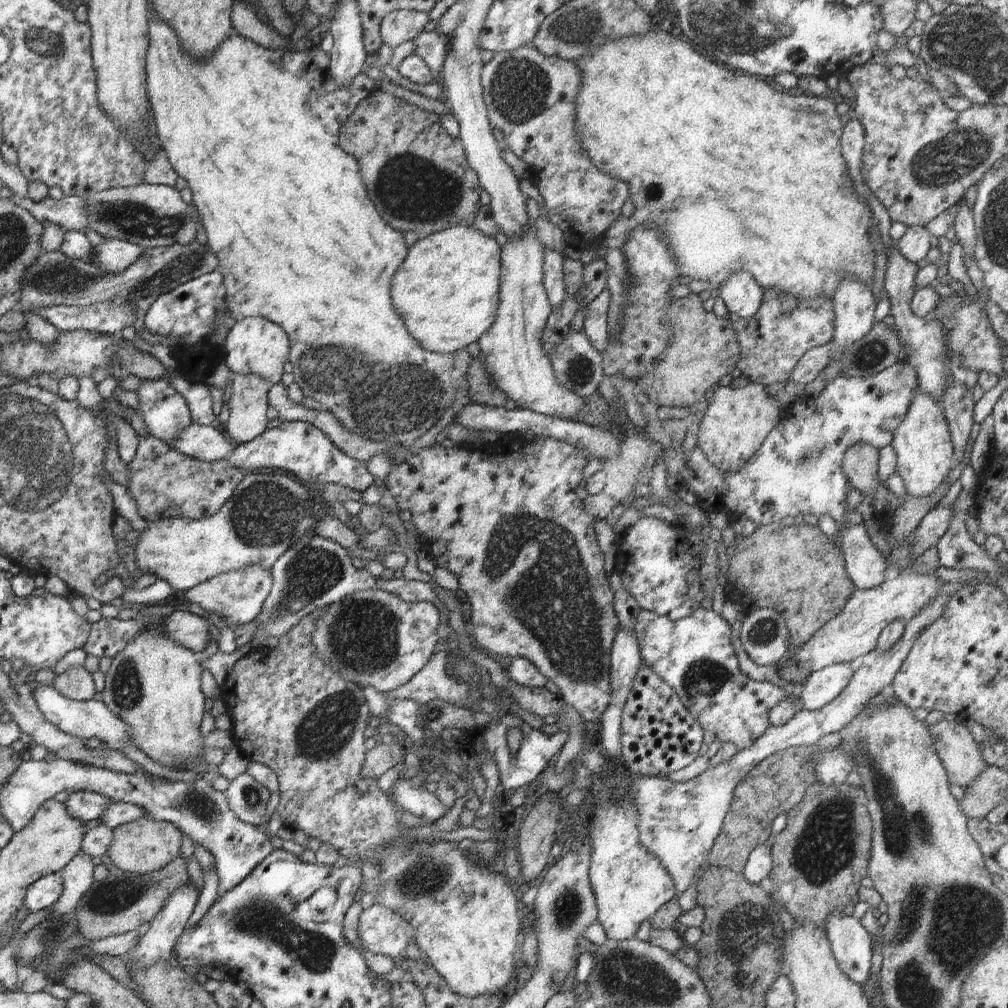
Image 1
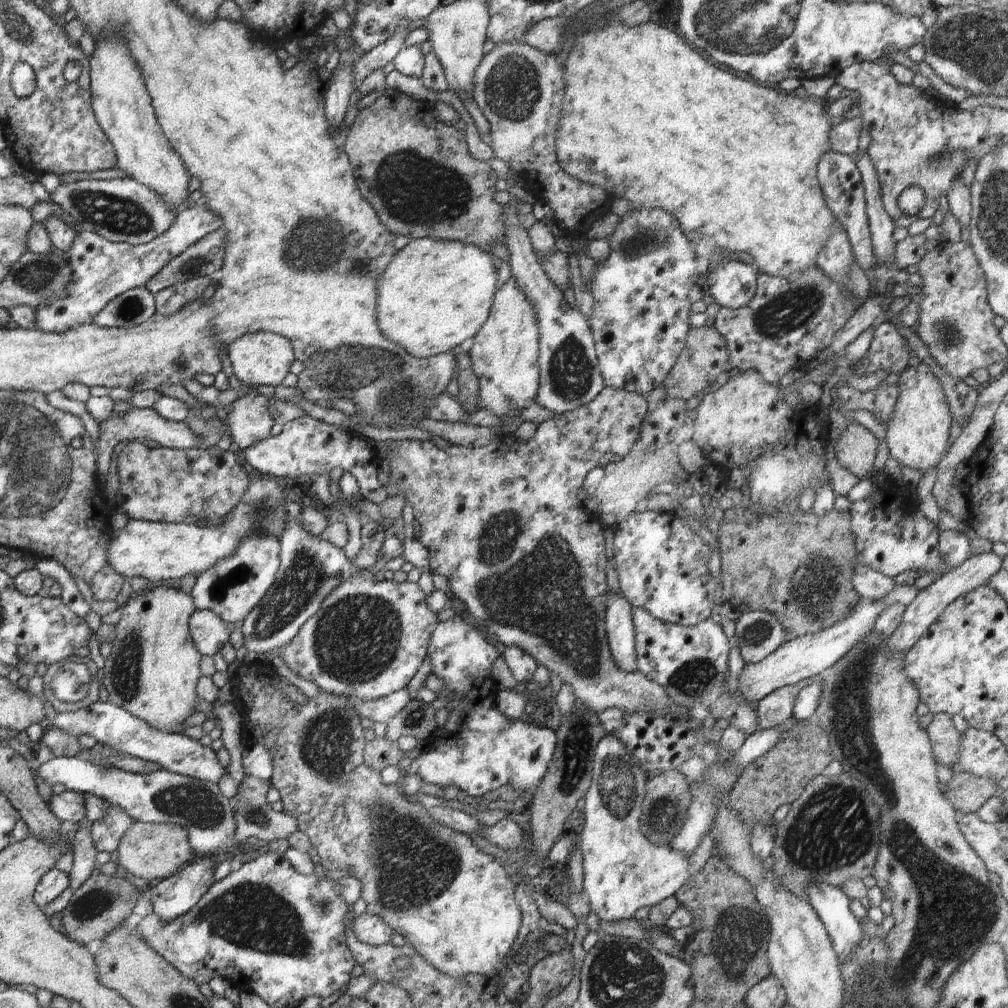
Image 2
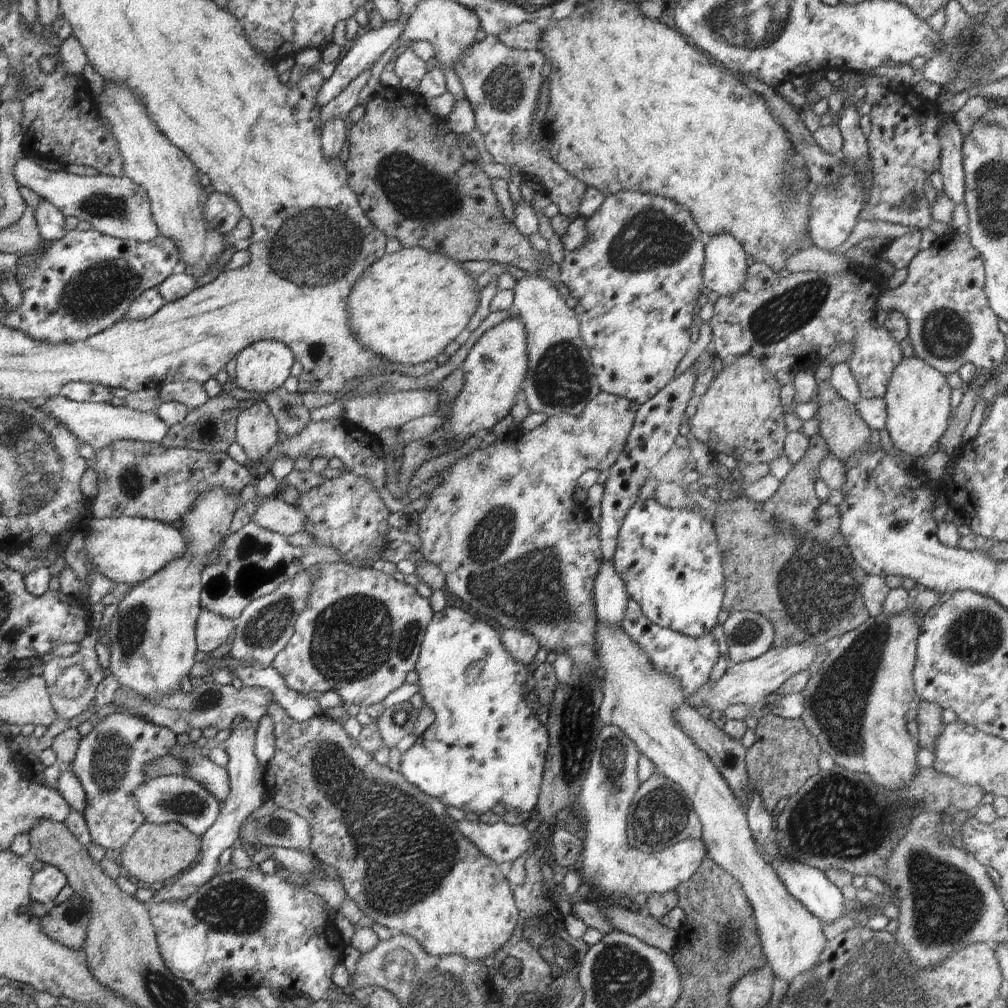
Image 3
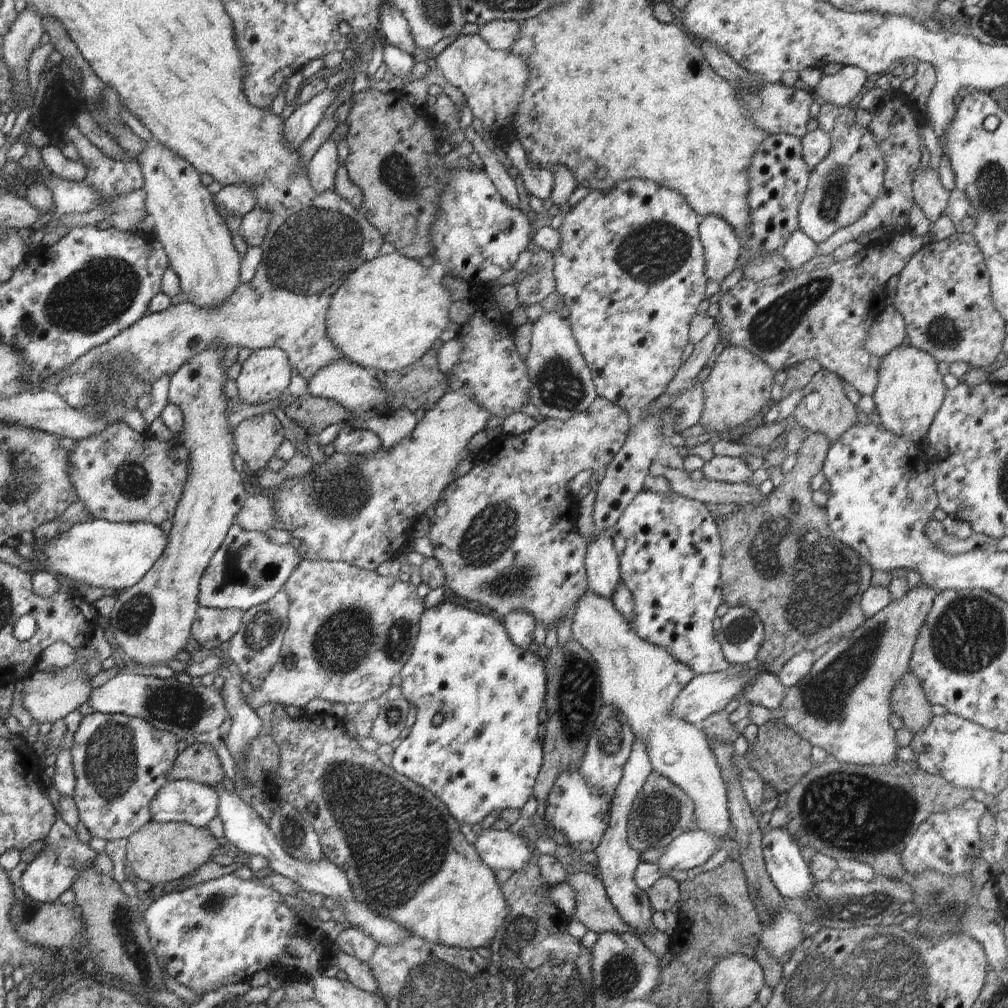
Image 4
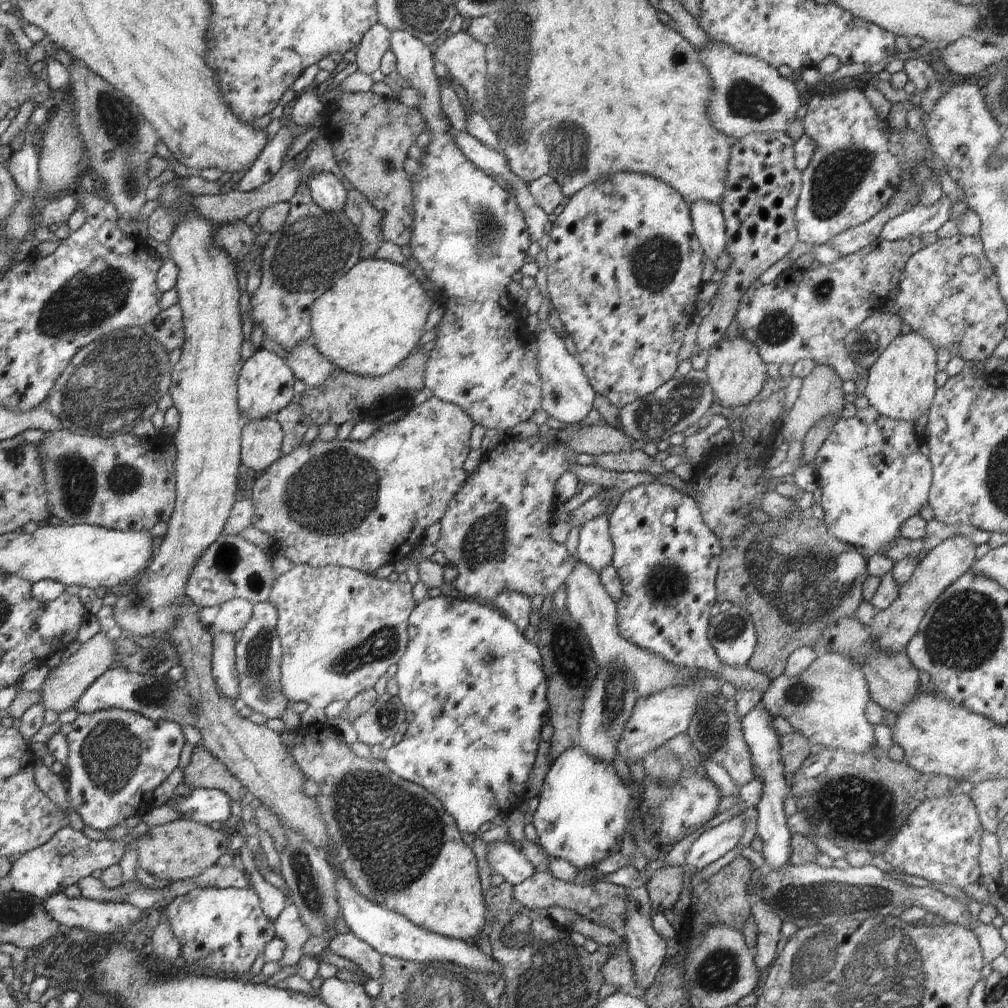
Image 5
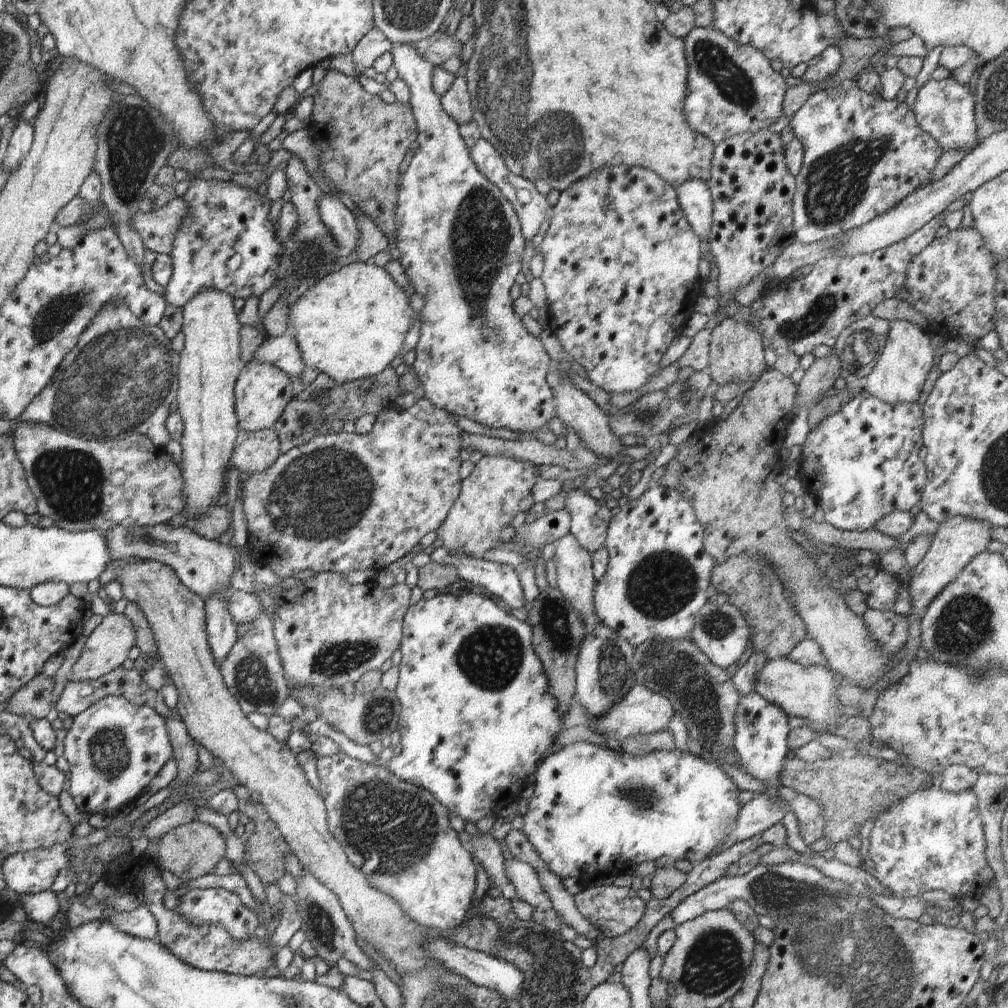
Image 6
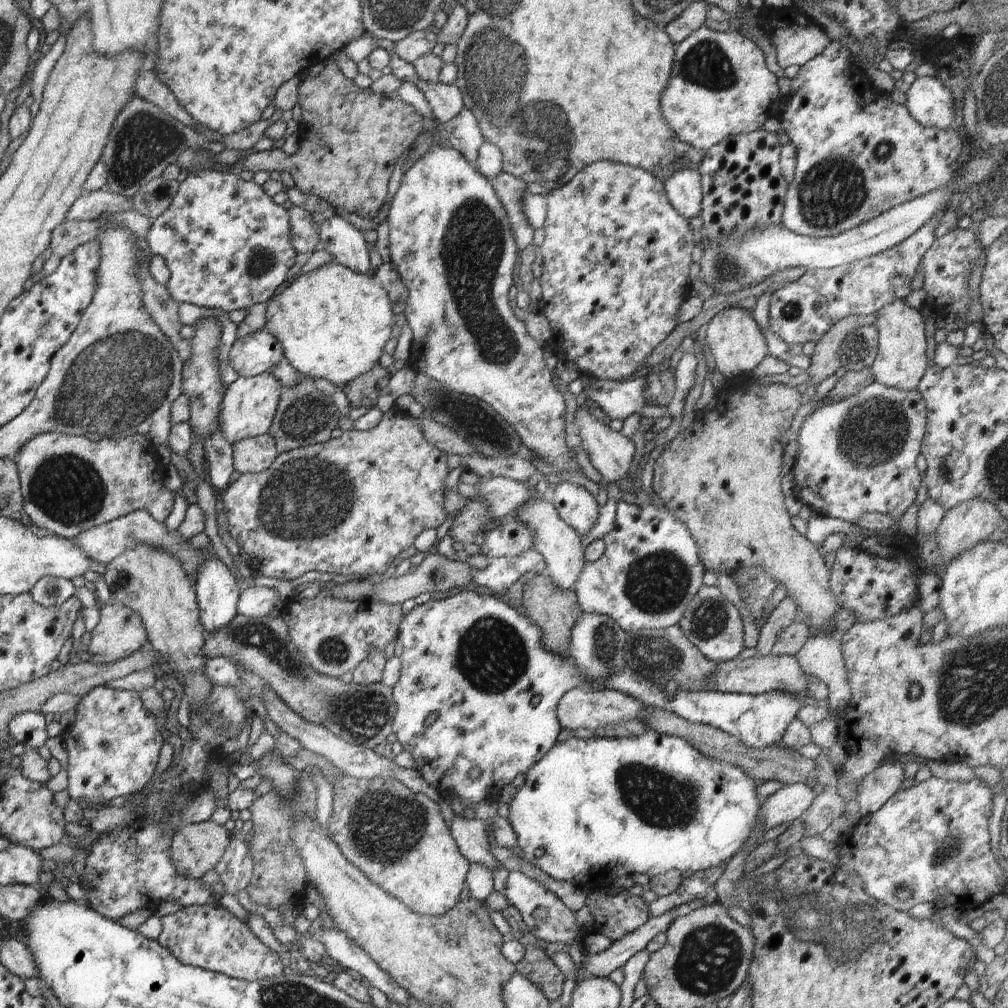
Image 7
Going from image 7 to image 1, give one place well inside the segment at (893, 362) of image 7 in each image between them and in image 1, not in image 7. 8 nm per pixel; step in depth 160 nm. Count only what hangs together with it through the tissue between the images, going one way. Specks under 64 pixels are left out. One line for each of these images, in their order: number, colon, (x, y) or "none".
1: (923, 446)
2: (917, 431)
3: (917, 398)
4: (910, 390)
5: (900, 385)
6: (902, 368)

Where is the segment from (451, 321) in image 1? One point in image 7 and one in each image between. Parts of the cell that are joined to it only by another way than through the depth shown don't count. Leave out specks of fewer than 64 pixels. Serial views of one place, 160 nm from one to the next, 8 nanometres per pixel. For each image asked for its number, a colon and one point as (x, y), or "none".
2: (433, 295)
3: (408, 306)
4: (388, 313)
5: (372, 318)
6: (351, 324)
7: (332, 323)

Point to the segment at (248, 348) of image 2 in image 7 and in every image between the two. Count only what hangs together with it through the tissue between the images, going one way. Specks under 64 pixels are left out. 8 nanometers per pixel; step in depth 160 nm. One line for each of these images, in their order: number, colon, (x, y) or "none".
3: (263, 367)
4: (265, 375)
5: (265, 384)
6: (262, 390)
7: (247, 409)

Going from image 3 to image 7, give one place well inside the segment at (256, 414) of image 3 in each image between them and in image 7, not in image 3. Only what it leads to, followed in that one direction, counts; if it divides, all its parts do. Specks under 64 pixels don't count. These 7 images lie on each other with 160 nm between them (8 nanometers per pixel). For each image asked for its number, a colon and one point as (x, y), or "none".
4: (256, 439)
5: (261, 441)
6: (253, 452)
7: (250, 455)

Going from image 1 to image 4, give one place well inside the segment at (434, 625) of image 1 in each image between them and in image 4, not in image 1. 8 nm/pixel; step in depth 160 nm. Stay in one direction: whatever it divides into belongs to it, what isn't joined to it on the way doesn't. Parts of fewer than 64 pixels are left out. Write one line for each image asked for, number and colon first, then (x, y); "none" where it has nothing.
2: (369, 637)
3: (359, 636)
4: (350, 630)

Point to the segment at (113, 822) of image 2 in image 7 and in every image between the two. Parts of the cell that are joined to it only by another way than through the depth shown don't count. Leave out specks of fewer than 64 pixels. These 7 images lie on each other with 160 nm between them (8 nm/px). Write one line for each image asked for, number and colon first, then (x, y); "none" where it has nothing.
3: (110, 763)
4: (120, 762)
5: (117, 760)
6: (115, 748)
7: (113, 745)

